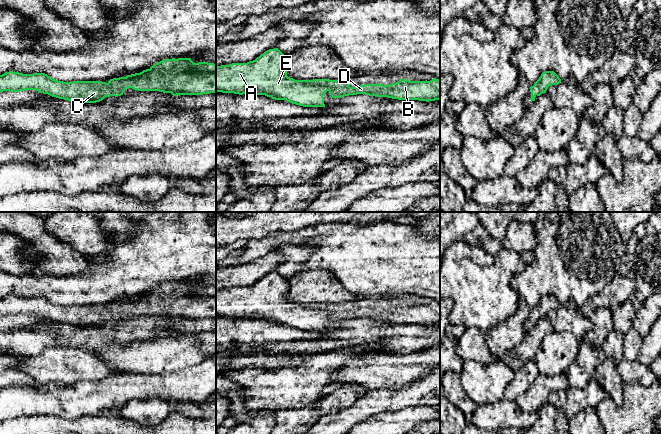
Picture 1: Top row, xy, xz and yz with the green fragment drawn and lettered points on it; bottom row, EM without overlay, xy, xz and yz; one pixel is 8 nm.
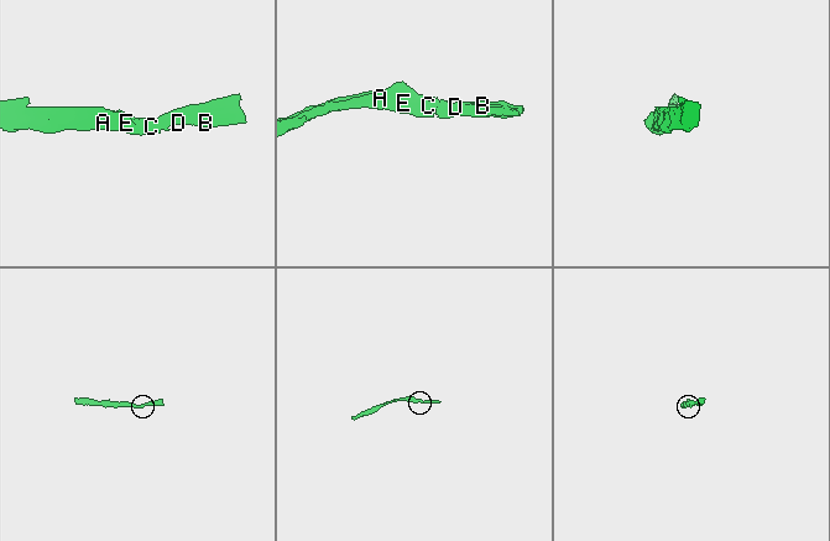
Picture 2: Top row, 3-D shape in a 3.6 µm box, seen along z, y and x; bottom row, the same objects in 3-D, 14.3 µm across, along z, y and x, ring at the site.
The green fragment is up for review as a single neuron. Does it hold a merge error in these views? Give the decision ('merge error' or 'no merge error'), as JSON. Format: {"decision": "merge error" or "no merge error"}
{"decision": "no merge error"}

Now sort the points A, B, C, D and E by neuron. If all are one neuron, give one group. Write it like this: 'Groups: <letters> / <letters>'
Groups: A B C D E

